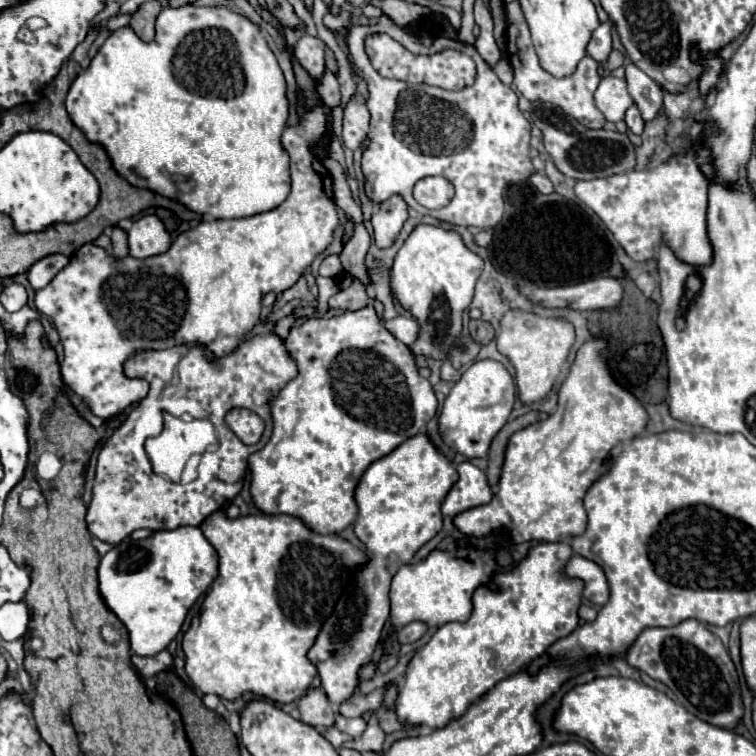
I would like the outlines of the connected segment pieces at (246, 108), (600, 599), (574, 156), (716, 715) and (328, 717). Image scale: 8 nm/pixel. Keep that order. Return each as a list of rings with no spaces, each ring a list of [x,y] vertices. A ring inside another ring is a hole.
[[[180,6],[180,8],[164,8],[156,20],[156,36],[152,42],[142,42],[132,28],[120,28],[116,32],[110,32],[102,48],[98,50],[96,58],[92,58],[92,64],[78,74],[78,78],[72,82],[72,88],[66,98],[66,110],[74,124],[82,128],[86,138],[90,142],[100,142],[116,168],[116,172],[126,178],[132,186],[138,188],[150,188],[158,194],[164,194],[168,198],[176,198],[190,210],[212,216],[212,218],[248,218],[256,216],[260,212],[270,212],[272,208],[278,208],[288,192],[290,192],[290,170],[288,170],[288,152],[284,152],[284,146],[280,144],[280,136],[286,128],[288,114],[290,114],[290,102],[286,98],[286,82],[284,74],[276,62],[276,56],[268,48],[264,36],[260,34],[260,28],[252,24],[250,20],[242,18],[240,14],[234,14],[226,8],[204,8],[204,6]],[[176,176],[184,176],[190,180],[196,180],[196,188],[192,192],[180,192],[176,188]]]
[[[572,556],[566,566],[566,574],[572,578],[580,578],[584,582],[584,598],[604,606],[608,602],[608,580],[604,580],[604,572],[592,564],[592,560],[584,560],[584,556]]]
[[[534,102],[530,110],[530,120],[534,126],[542,130],[544,146],[548,154],[552,156],[556,168],[576,180],[592,180],[600,176],[614,176],[634,170],[636,166],[636,150],[634,144],[628,140],[626,134],[620,134],[616,130],[592,130],[584,128],[576,118],[564,114],[554,104],[546,102]]]
[[[684,620],[672,628],[646,628],[622,654],[622,660],[666,684],[676,700],[696,718],[726,730],[734,730],[742,722],[744,704],[732,658],[720,638],[702,622]]]
[[[310,688],[300,700],[298,700],[300,720],[310,726],[332,726],[336,712],[328,702],[328,696],[320,688]]]

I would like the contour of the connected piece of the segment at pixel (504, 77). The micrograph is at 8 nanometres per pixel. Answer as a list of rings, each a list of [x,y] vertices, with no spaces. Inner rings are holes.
[[[504,58],[504,60],[500,60],[496,66],[494,66],[494,72],[498,74],[498,78],[504,82],[504,84],[512,84],[512,80],[514,80],[514,76],[512,76],[512,66],[508,64],[508,60]]]

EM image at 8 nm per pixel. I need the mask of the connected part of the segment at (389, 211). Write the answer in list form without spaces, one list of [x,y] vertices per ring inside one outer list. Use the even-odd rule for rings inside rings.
[[[392,196],[384,204],[376,206],[372,214],[376,246],[390,248],[396,242],[406,220],[408,220],[408,206],[400,196]]]

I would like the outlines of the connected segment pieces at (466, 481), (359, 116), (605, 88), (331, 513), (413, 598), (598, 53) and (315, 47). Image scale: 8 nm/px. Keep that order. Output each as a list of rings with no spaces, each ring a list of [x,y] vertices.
[[[460,462],[456,470],[460,478],[442,502],[444,516],[456,516],[468,508],[482,506],[492,500],[492,490],[488,486],[486,474],[480,468],[476,468],[472,462]]]
[[[356,98],[350,100],[350,104],[344,110],[344,130],[342,130],[342,140],[346,148],[356,150],[364,142],[368,134],[368,120],[370,120],[370,114],[364,102]]]
[[[606,76],[600,80],[600,86],[594,94],[594,100],[596,100],[596,108],[610,122],[624,120],[626,110],[634,104],[634,100],[630,98],[630,94],[626,90],[626,80],[614,78],[614,76]]]
[[[364,306],[360,310],[354,310],[354,312],[342,312],[338,316],[332,316],[332,318],[316,318],[316,316],[310,316],[302,326],[294,326],[290,328],[290,334],[288,338],[284,340],[286,344],[286,350],[288,354],[292,356],[292,360],[296,362],[298,366],[298,376],[294,380],[290,380],[278,394],[276,400],[270,402],[270,408],[272,408],[272,420],[274,420],[274,430],[272,430],[272,438],[270,442],[254,452],[250,458],[248,458],[248,464],[250,464],[250,476],[252,476],[252,484],[250,484],[250,492],[252,492],[252,498],[254,498],[254,504],[264,512],[264,514],[288,514],[288,516],[296,516],[300,518],[302,522],[306,522],[314,532],[318,534],[334,534],[334,532],[340,532],[344,530],[346,526],[350,526],[356,516],[358,516],[358,506],[356,506],[356,500],[354,500],[354,492],[356,492],[356,486],[364,474],[364,470],[378,458],[390,454],[396,446],[400,446],[404,440],[408,440],[410,436],[422,432],[428,424],[428,420],[432,420],[436,416],[436,408],[438,408],[438,400],[436,400],[436,394],[430,386],[430,382],[426,378],[422,378],[418,374],[418,364],[416,364],[416,358],[412,354],[412,350],[402,344],[400,340],[396,340],[382,324],[382,320],[378,318],[374,306]]]
[[[472,546],[456,548],[454,552],[432,550],[428,558],[418,564],[404,564],[396,572],[390,590],[390,622],[402,628],[410,622],[426,622],[428,626],[442,626],[458,620],[466,622],[472,612],[472,592],[478,584],[486,584],[496,572],[494,556]]]
[[[604,22],[598,26],[598,30],[594,30],[592,40],[588,44],[588,54],[598,60],[598,62],[606,62],[610,52],[612,52],[612,22]]]
[[[302,36],[298,46],[294,48],[298,62],[308,70],[308,74],[318,80],[324,70],[324,42],[320,38]]]

